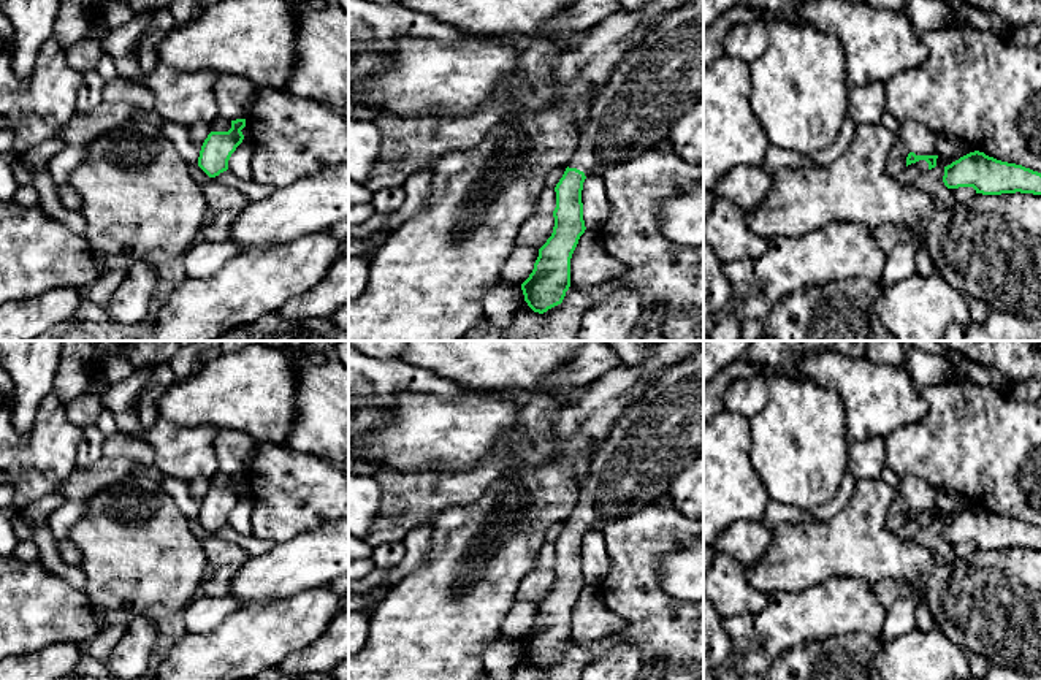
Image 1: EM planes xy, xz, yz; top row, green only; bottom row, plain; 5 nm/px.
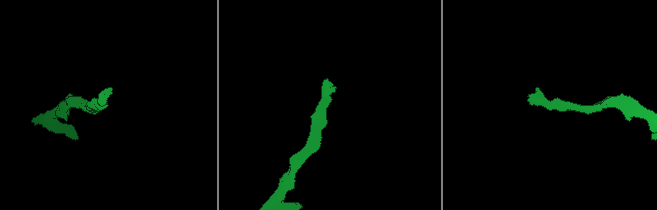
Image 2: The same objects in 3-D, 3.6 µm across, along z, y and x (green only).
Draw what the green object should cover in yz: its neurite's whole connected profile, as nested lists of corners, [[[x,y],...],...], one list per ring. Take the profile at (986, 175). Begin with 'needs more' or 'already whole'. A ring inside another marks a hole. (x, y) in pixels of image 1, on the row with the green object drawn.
already whole; [[[979,151],[944,166],[943,182],[948,189],[973,187],[982,195],[1016,192],[1041,195],[1041,173],[997,160]]]

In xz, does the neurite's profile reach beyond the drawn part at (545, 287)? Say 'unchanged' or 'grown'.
grown

